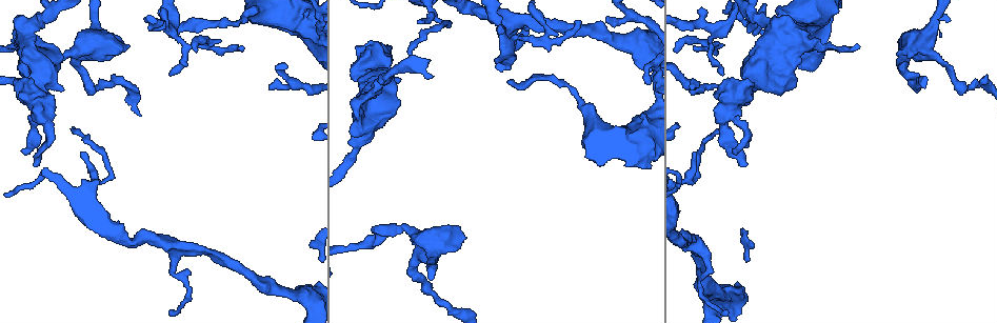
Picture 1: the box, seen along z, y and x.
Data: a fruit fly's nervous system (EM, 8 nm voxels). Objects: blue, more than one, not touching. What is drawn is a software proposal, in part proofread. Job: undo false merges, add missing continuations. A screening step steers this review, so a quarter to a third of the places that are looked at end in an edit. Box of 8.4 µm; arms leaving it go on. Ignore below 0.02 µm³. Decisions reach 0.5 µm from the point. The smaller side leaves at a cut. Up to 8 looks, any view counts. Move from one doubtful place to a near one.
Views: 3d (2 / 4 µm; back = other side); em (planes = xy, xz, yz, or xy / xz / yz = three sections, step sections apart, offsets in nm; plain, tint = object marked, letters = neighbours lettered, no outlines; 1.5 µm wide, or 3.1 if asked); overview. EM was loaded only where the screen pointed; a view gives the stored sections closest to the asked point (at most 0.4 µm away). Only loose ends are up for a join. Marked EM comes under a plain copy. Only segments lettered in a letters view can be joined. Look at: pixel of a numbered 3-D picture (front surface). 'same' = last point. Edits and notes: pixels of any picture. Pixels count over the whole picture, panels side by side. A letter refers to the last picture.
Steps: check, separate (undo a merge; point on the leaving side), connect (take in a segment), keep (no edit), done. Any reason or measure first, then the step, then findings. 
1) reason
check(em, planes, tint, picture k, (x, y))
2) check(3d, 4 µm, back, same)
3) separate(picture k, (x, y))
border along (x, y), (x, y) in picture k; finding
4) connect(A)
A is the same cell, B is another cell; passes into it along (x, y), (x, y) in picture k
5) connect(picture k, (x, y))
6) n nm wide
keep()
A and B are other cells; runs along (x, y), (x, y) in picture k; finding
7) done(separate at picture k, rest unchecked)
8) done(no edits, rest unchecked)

thin end
check(em, planes, letters, picture 1, (579, 21))

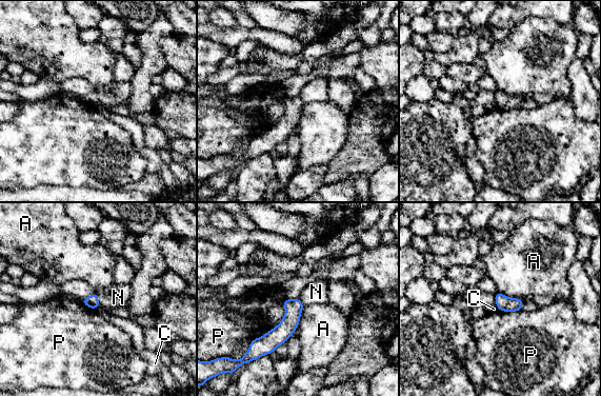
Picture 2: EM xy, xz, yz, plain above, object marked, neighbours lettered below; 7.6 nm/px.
keep()
A, C, N and P are other cells; border along (96, 292), (100, 304) in picture 2; none of them fits

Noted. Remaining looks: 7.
check(em, planes, letters, picture 1, (168, 73))

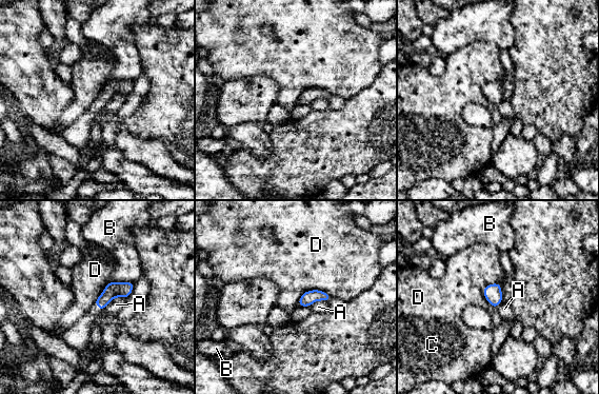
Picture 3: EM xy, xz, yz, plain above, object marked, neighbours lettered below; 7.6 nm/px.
110 nm wide
keep()
A, B, C and D are other cells; border along (332, 297), (306, 290), (297, 304) in picture 3; none of them fits

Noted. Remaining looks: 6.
three arms meet
check(3d, 2 µm, picture 1, (43, 118))

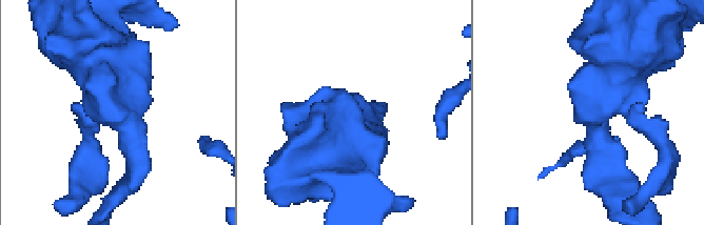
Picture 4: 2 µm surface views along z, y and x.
3 arms
check(em, yz, step 8, letters, picture 4, (594, 116))

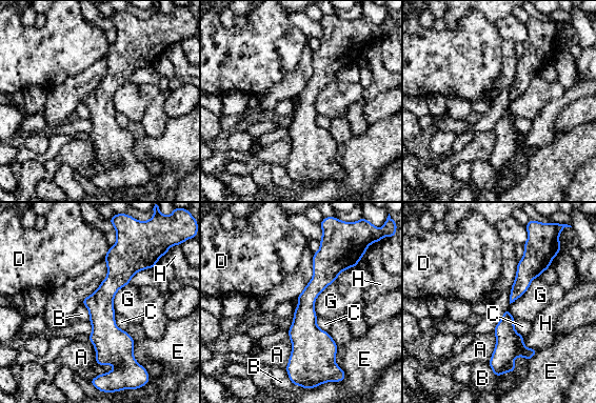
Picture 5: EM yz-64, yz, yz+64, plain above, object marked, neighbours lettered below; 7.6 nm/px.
another direction
check(em, planes, letters, same)

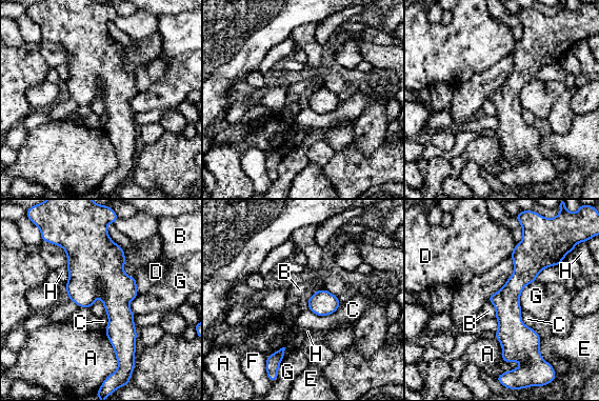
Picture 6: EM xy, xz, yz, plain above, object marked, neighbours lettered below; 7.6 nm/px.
A touches over 300 nm
keep()
A, B, C, D, E, F, G and H are other cells; continuous, no second neuron

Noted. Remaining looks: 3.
done(no edits, rest unchecked)

